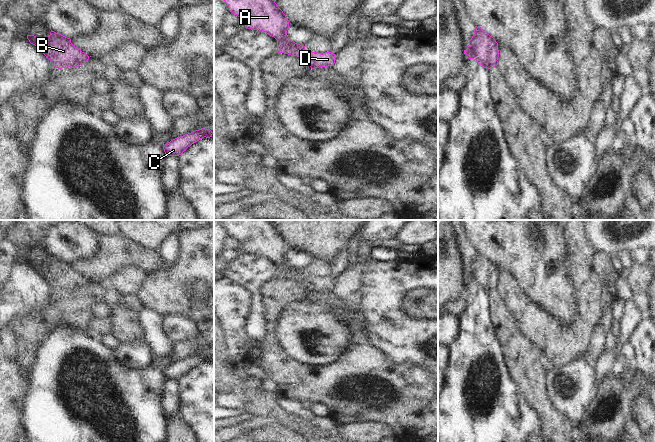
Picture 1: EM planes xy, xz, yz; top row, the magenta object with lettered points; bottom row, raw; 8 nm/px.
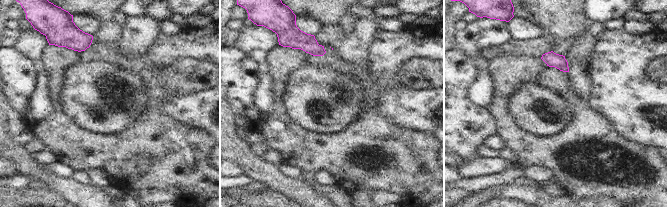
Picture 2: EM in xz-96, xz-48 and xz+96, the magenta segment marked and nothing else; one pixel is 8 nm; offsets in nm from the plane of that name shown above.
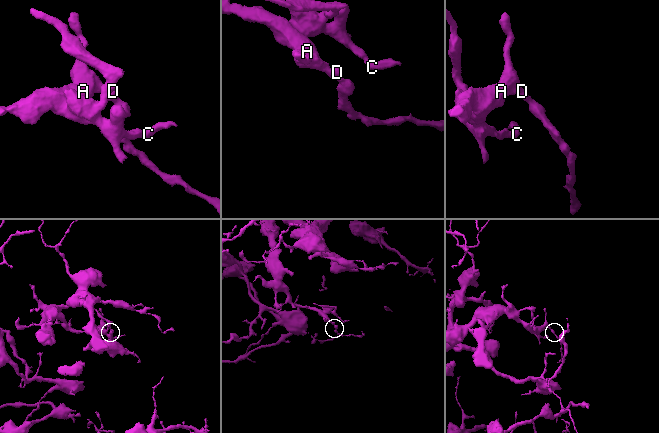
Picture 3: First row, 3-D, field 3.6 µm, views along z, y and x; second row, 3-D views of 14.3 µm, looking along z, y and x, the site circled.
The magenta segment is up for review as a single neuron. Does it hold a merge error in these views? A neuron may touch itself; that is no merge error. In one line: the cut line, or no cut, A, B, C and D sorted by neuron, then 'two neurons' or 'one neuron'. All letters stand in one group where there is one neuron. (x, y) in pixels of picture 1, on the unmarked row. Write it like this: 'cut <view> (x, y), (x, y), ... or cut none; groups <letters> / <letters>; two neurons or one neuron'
cut none; groups A B C D; one neuron

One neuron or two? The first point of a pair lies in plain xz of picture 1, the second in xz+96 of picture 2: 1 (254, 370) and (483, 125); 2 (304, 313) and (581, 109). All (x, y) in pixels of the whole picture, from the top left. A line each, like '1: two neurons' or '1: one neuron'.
1: two neurons
2: two neurons

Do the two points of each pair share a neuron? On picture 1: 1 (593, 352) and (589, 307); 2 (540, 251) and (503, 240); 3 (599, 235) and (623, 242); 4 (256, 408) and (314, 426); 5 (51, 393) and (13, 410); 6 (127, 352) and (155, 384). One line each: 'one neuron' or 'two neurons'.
1: two neurons
2: one neuron
3: one neuron
4: one neuron
5: two neurons
6: two neurons

